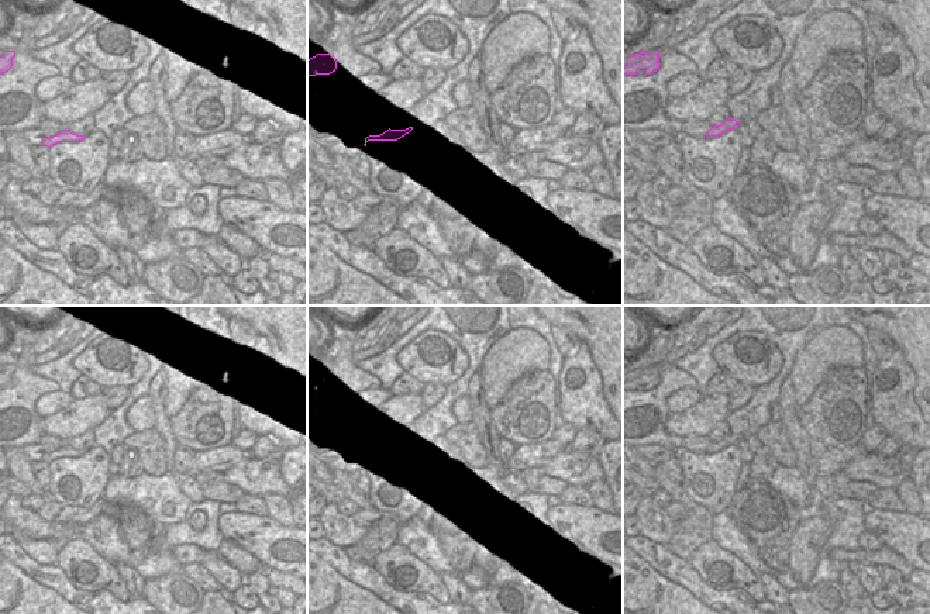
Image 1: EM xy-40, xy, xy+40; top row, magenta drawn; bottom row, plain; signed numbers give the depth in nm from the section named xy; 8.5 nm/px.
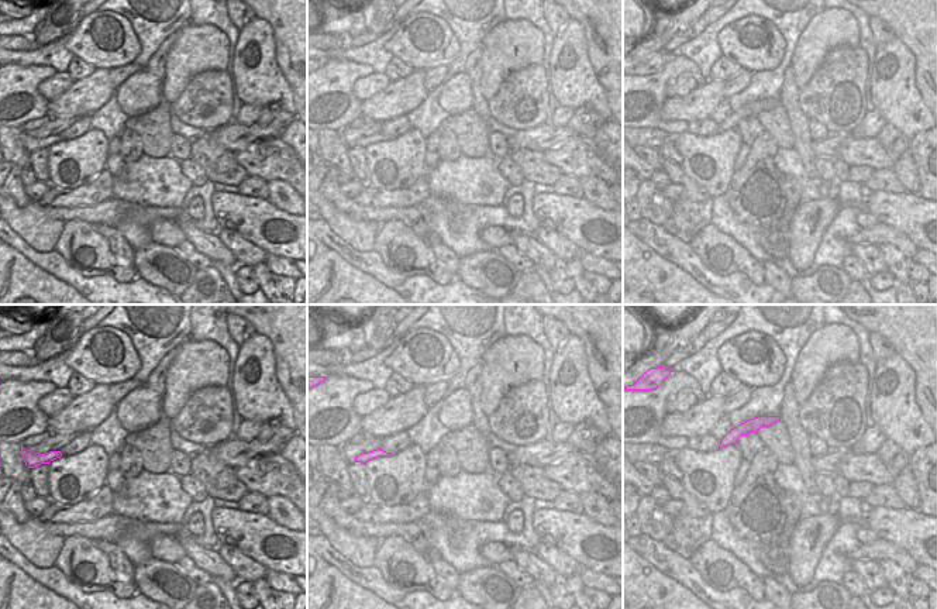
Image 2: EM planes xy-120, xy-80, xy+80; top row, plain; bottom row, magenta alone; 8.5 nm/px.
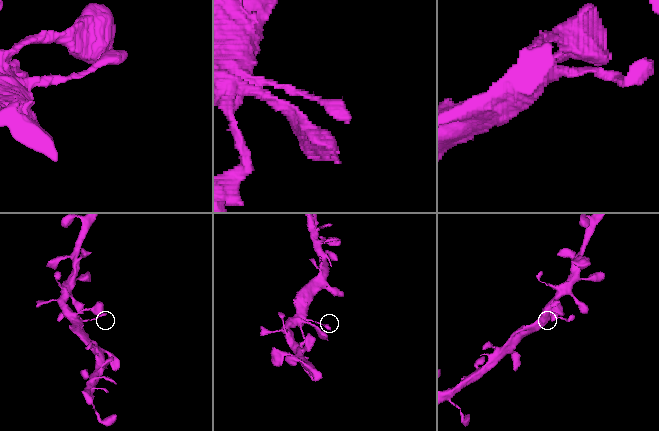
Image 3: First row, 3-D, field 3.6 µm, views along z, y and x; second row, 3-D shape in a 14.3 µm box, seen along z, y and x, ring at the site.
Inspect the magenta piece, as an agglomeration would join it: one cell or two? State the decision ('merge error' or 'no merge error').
no merge error

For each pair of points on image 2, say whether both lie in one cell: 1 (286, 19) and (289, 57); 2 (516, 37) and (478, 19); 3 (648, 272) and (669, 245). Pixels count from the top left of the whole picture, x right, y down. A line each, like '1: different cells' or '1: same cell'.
1: same cell
2: different cells
3: different cells

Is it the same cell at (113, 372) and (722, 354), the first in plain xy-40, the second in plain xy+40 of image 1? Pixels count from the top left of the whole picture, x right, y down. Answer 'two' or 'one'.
one

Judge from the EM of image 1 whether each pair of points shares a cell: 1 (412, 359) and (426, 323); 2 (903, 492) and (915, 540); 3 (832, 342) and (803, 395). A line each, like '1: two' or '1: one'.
1: two
2: two
3: one

